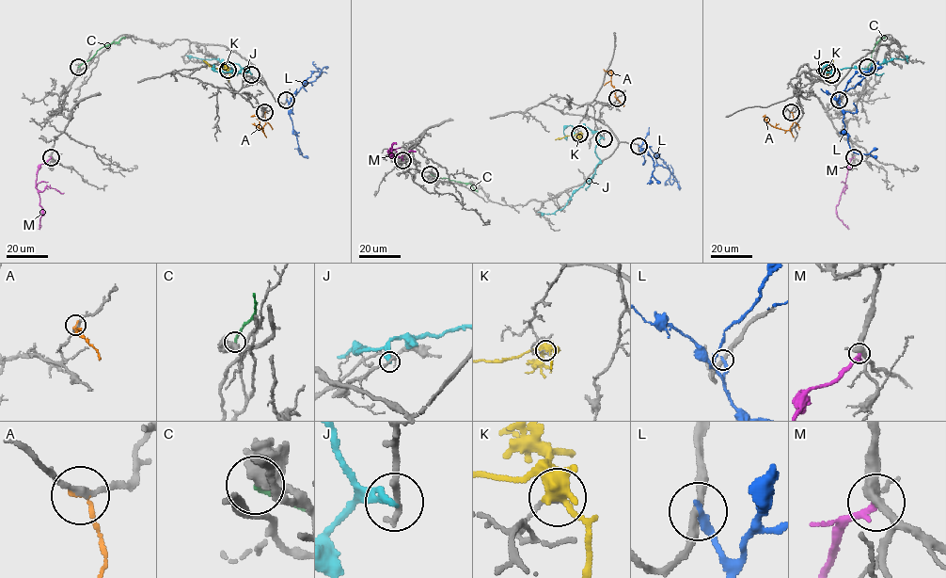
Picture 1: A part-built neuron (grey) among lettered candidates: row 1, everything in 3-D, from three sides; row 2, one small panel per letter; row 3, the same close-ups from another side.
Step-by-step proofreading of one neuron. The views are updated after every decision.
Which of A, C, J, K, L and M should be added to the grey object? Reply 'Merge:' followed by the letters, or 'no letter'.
Merge: no letter

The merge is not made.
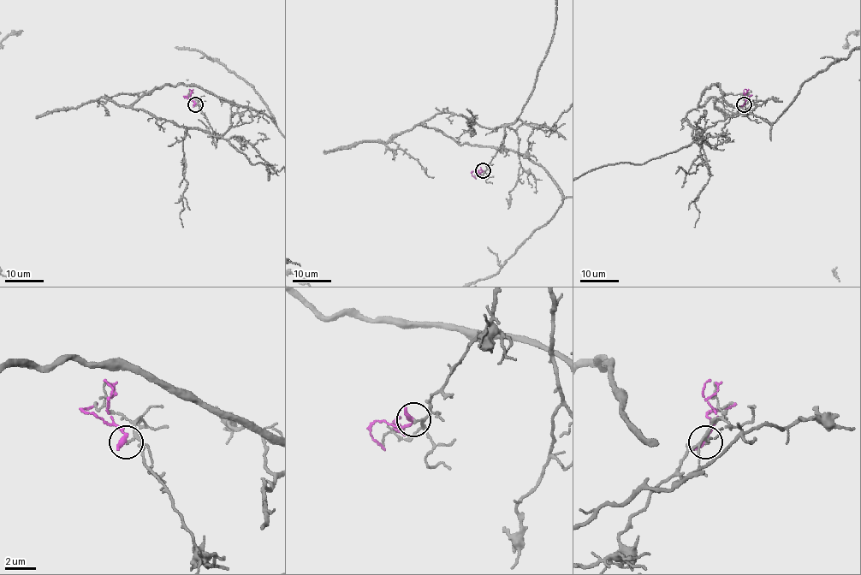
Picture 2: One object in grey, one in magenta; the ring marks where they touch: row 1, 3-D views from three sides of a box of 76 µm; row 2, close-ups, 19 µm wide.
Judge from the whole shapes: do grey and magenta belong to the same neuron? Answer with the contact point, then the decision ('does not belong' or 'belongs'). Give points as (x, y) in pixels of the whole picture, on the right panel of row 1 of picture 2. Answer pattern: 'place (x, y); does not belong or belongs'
place (744, 104); does not belong

